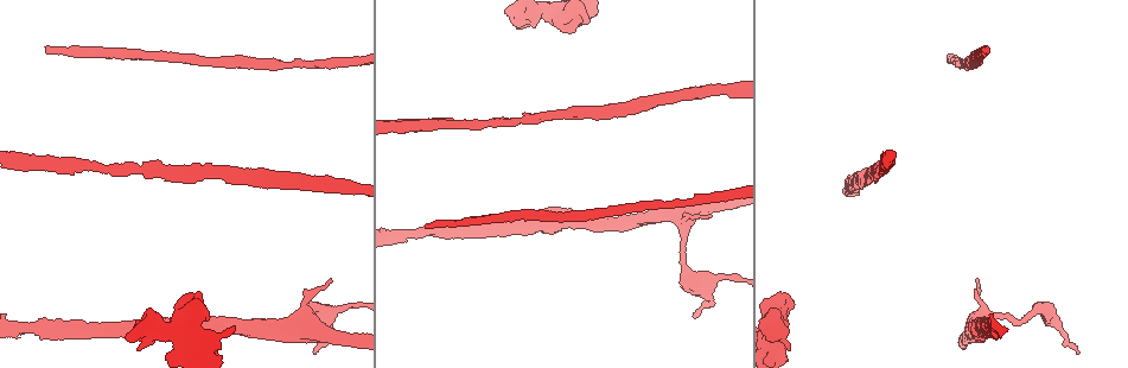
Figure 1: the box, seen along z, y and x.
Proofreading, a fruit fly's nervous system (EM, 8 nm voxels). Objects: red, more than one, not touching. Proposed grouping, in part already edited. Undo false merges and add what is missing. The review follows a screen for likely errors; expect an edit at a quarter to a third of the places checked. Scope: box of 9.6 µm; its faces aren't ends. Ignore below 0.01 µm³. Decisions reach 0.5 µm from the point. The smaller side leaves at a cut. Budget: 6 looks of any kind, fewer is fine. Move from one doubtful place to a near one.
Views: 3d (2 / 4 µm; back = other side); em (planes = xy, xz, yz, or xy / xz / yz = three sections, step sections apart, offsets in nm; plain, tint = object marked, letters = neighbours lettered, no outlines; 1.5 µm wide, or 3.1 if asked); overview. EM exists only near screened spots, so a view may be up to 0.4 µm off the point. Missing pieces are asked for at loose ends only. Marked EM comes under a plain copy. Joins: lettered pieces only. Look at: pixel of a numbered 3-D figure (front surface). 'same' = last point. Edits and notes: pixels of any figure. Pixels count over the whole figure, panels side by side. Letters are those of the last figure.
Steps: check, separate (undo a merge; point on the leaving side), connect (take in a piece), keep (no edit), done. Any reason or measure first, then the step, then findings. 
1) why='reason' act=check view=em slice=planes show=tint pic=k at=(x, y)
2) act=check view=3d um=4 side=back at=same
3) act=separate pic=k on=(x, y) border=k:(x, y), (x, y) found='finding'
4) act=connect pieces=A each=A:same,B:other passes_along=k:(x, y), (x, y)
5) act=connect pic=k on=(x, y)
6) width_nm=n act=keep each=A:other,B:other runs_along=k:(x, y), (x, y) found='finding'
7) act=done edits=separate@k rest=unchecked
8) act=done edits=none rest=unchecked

why='branch stops here' act=check view=em slice=planes show=letters pic=1 at=(564, 26)

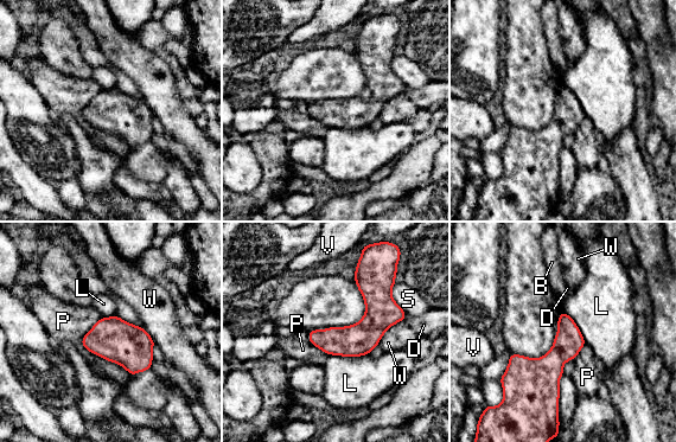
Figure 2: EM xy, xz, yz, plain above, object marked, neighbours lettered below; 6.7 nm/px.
longest_contact=L:280nm act=keep each=B:other,D:other,L:other,P:other,S:other,V:other,W:other border=2:(369, 353), (352, 357), (327, 356) found='no lettered piece goes on from it'

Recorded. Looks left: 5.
why='an open end' act=check view=3d um=2 side=back pic=1 at=(693, 316)

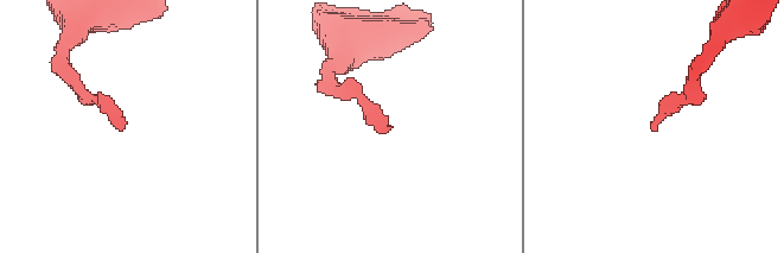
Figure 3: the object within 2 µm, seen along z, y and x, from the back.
why='now the EM' act=check view=em slice=planes show=letters pic=3 at=(119, 129)

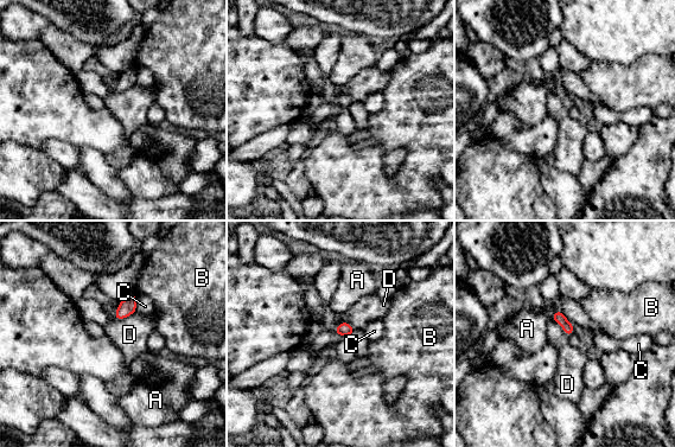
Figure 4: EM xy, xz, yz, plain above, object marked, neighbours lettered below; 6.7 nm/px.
longest_contact=D:170nm act=keep each=A:other,B:other,C:other,D:other border=4:(135, 311), (120, 319), (113, 319) found='none of them fits'

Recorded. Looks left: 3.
why='free end' act=check view=3d um=4 side=back pic=1 at=(45, 51)

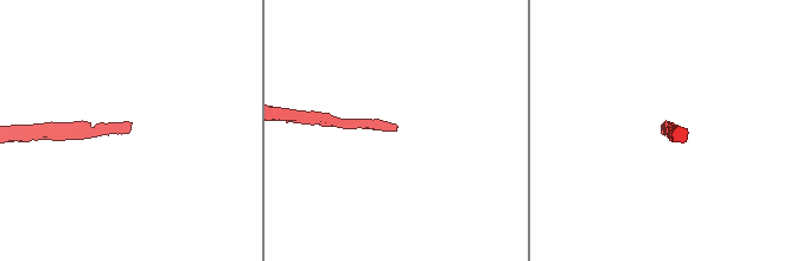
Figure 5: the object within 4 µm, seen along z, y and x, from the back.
why='need the tissue' act=check view=em slice=planes show=letters pic=5 at=(130, 127)

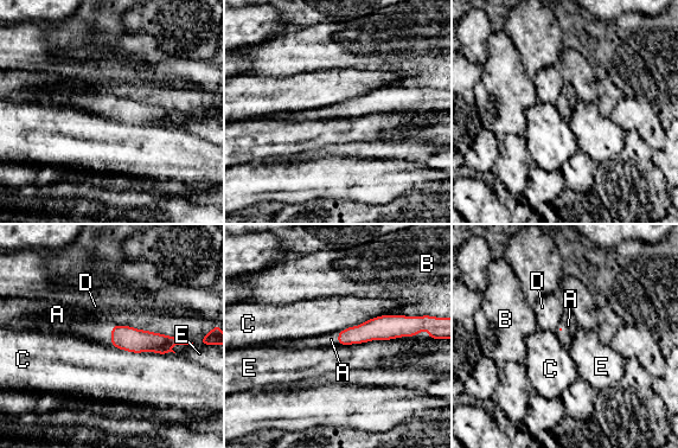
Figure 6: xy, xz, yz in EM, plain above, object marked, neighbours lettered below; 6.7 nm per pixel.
act=connect pieces=A each=A:same,B:other,C:other,D:other,E:other passes_along=6:(127, 338), (112, 334), (87, 324) found='the neuron continues'

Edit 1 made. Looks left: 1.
act=done edits=connect@6 rest=unchecked

